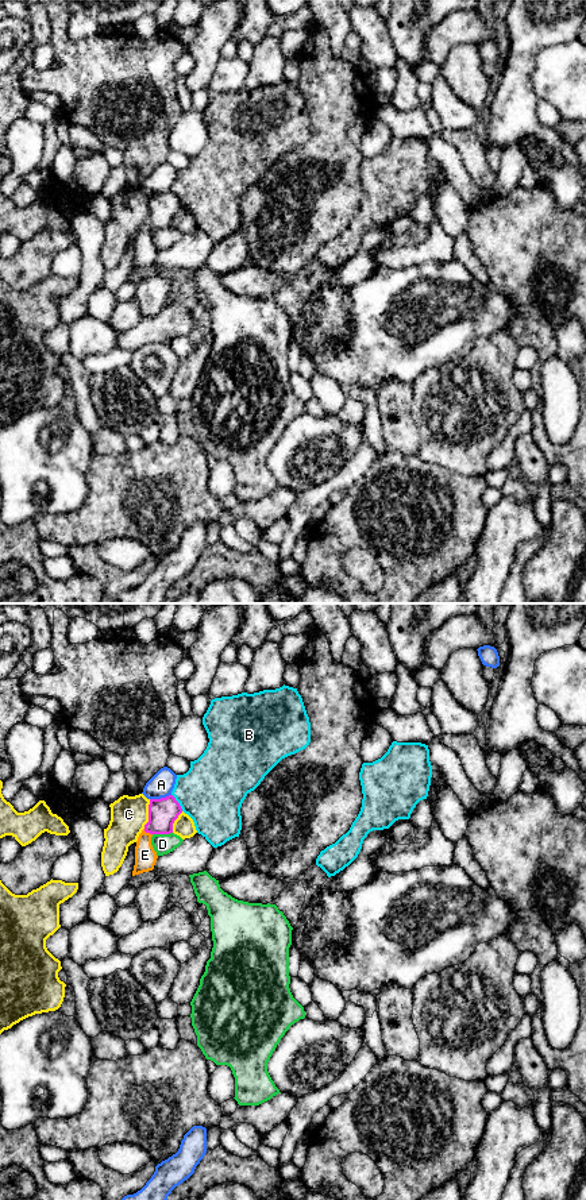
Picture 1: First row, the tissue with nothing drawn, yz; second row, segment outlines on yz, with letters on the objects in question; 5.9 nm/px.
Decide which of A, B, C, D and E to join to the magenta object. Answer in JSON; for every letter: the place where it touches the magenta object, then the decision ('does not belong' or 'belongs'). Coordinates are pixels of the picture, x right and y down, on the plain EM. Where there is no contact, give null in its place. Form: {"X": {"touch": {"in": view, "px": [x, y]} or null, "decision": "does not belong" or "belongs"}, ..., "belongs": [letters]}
{"A": {"touch": {"in": "yz", "px": [161, 193]}, "decision": "does not belong"}, "B": {"touch": {"in": "yz", "px": [177, 197]}, "decision": "does not belong"}, "C": {"touch": {"in": "yz", "px": [149, 209]}, "decision": "does not belong"}, "D": {"touch": {"in": "yz", "px": [162, 228]}, "decision": "does not belong"}, "E": {"touch": {"in": "yz", "px": [147, 227]}, "decision": "belongs"}, "belongs": ["E"]}

